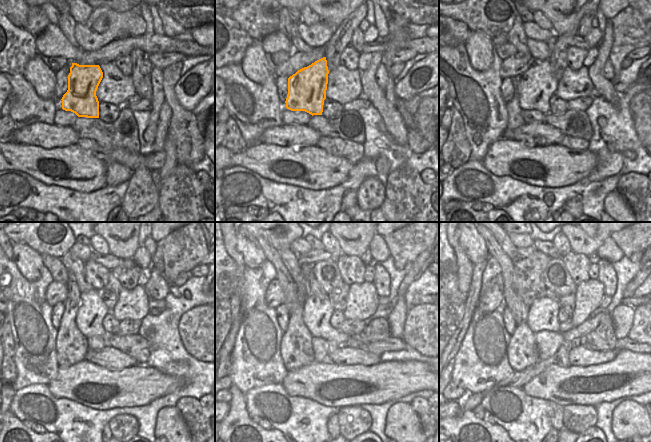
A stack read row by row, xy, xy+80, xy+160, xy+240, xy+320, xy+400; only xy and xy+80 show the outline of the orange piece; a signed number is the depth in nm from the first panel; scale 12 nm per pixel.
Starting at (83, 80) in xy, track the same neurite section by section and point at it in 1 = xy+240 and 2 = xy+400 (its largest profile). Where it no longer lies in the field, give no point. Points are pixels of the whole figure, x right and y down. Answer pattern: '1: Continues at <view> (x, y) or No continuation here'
1: Continues at xy+240 (92, 310)
2: Continues at xy+400 (543, 313).

